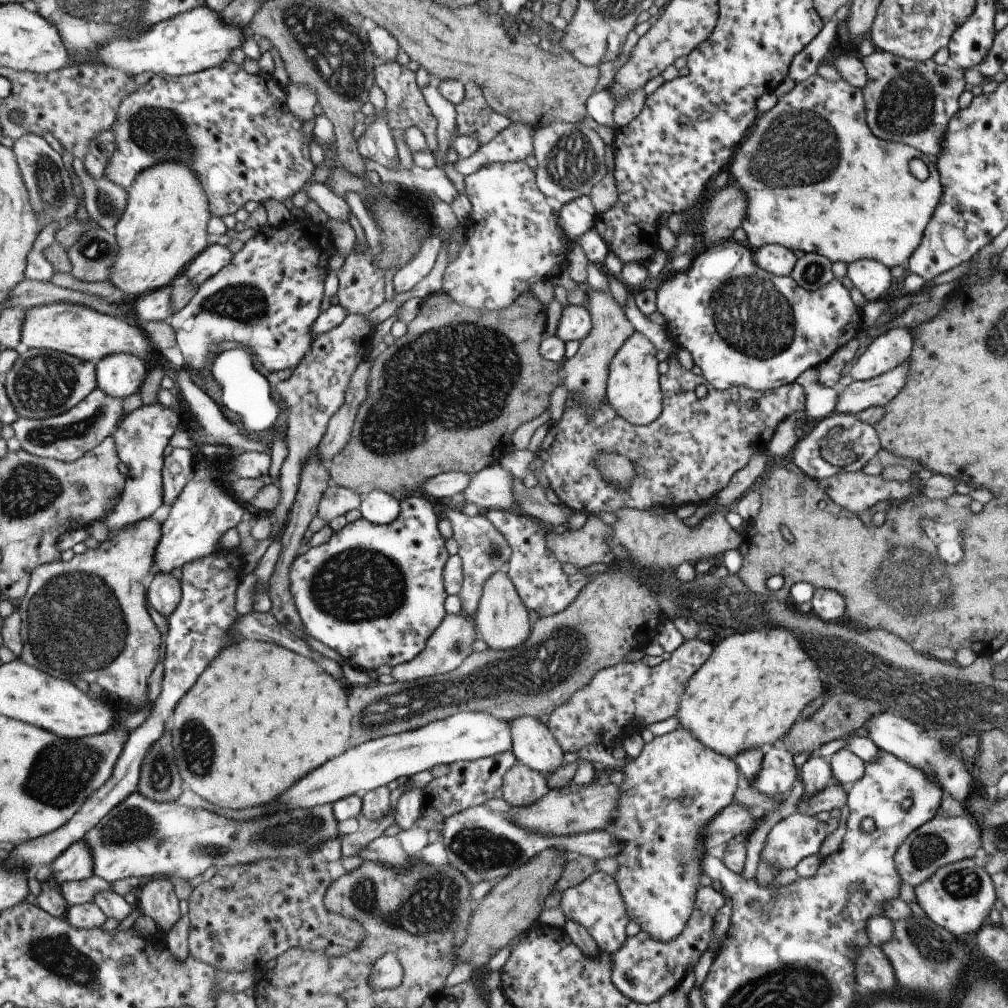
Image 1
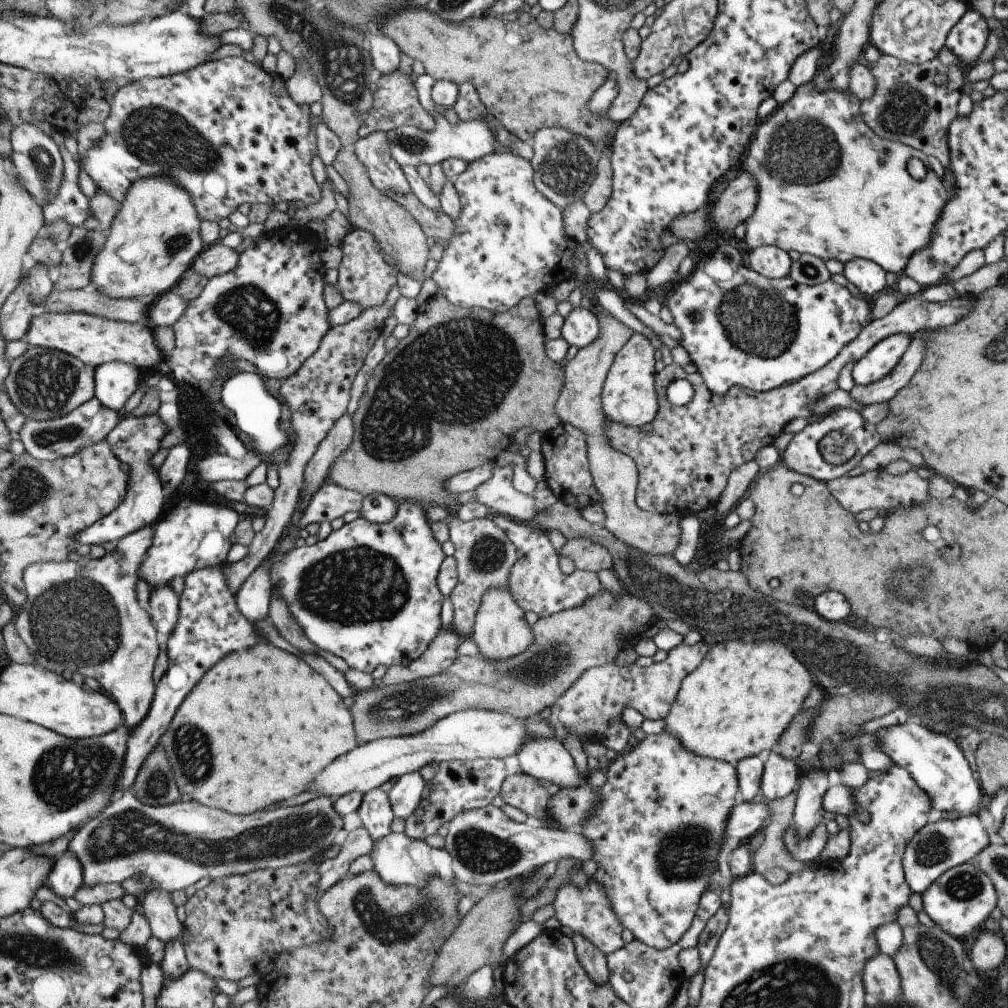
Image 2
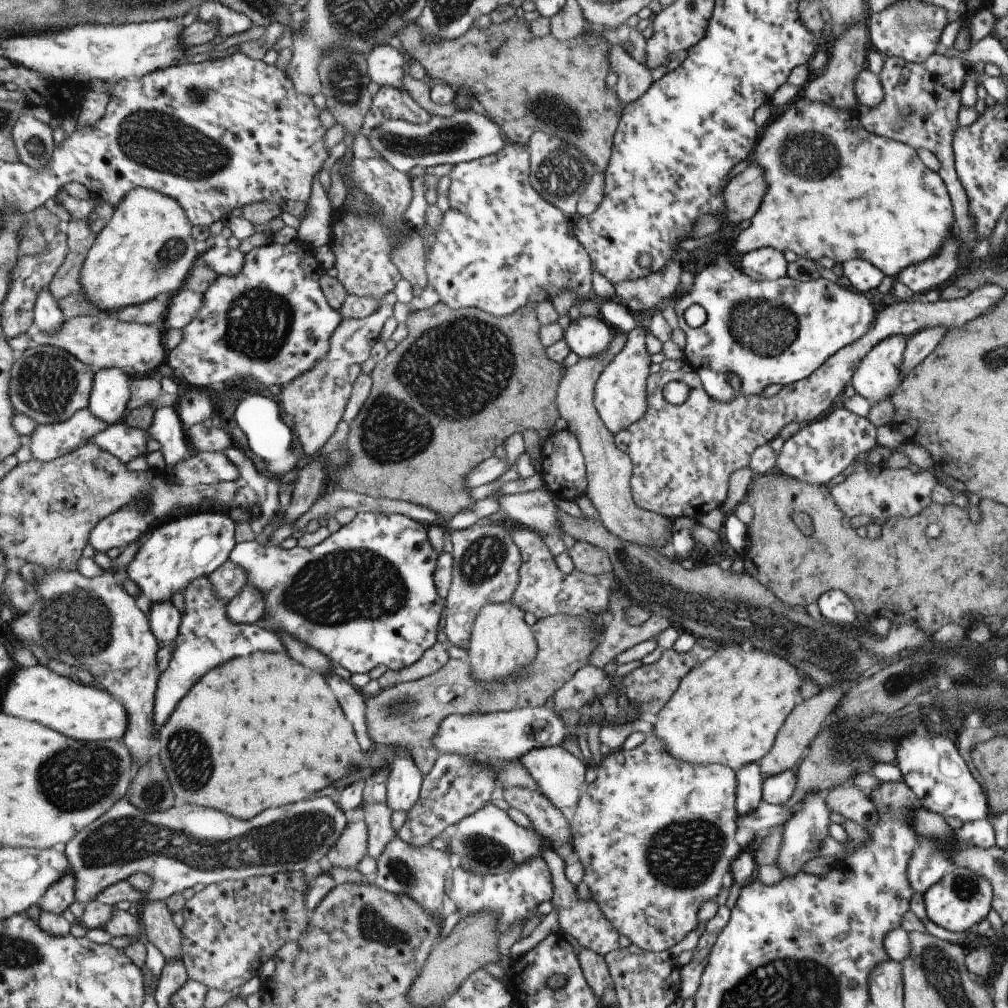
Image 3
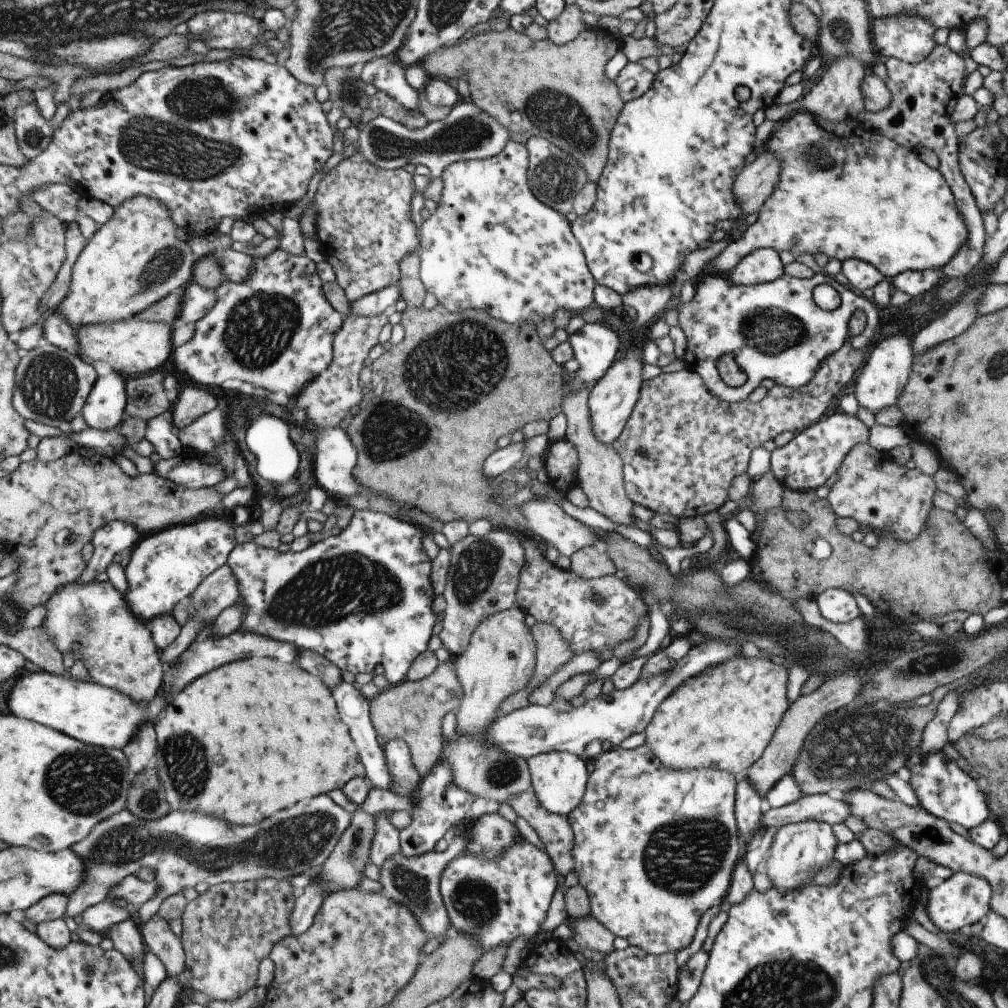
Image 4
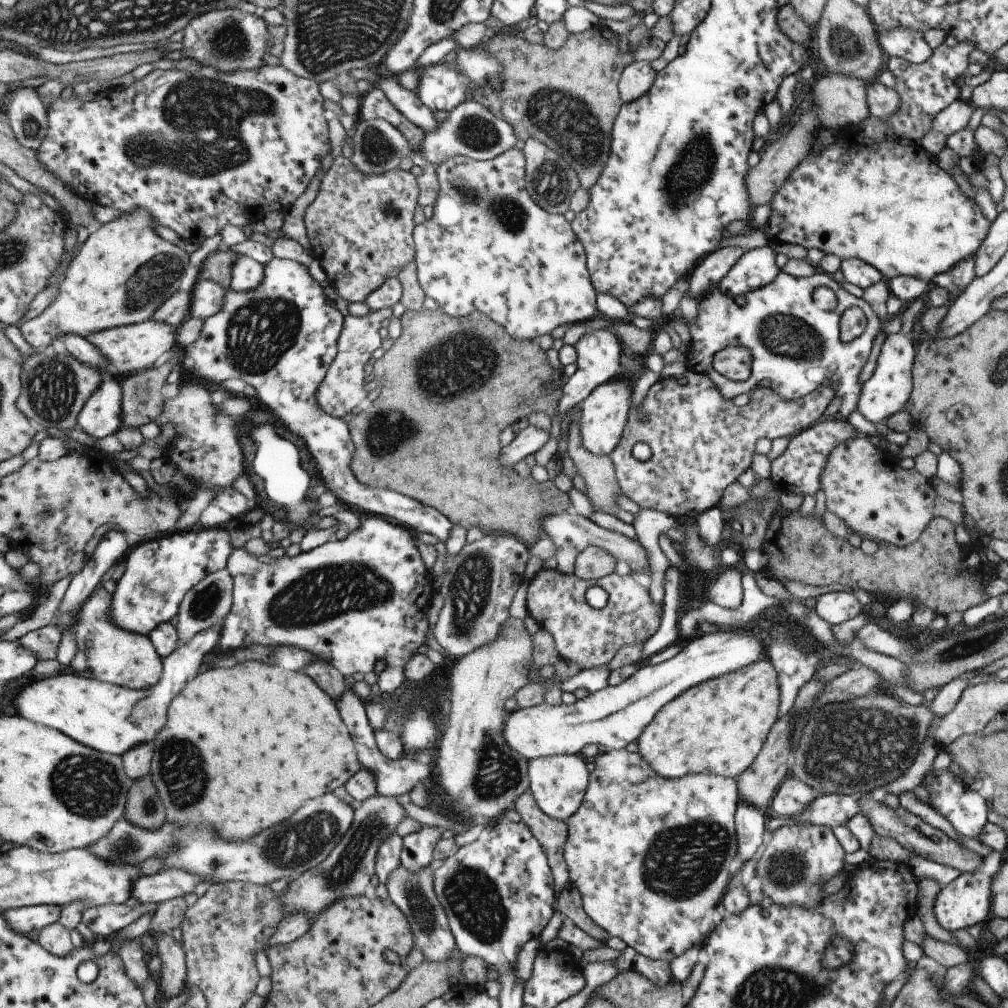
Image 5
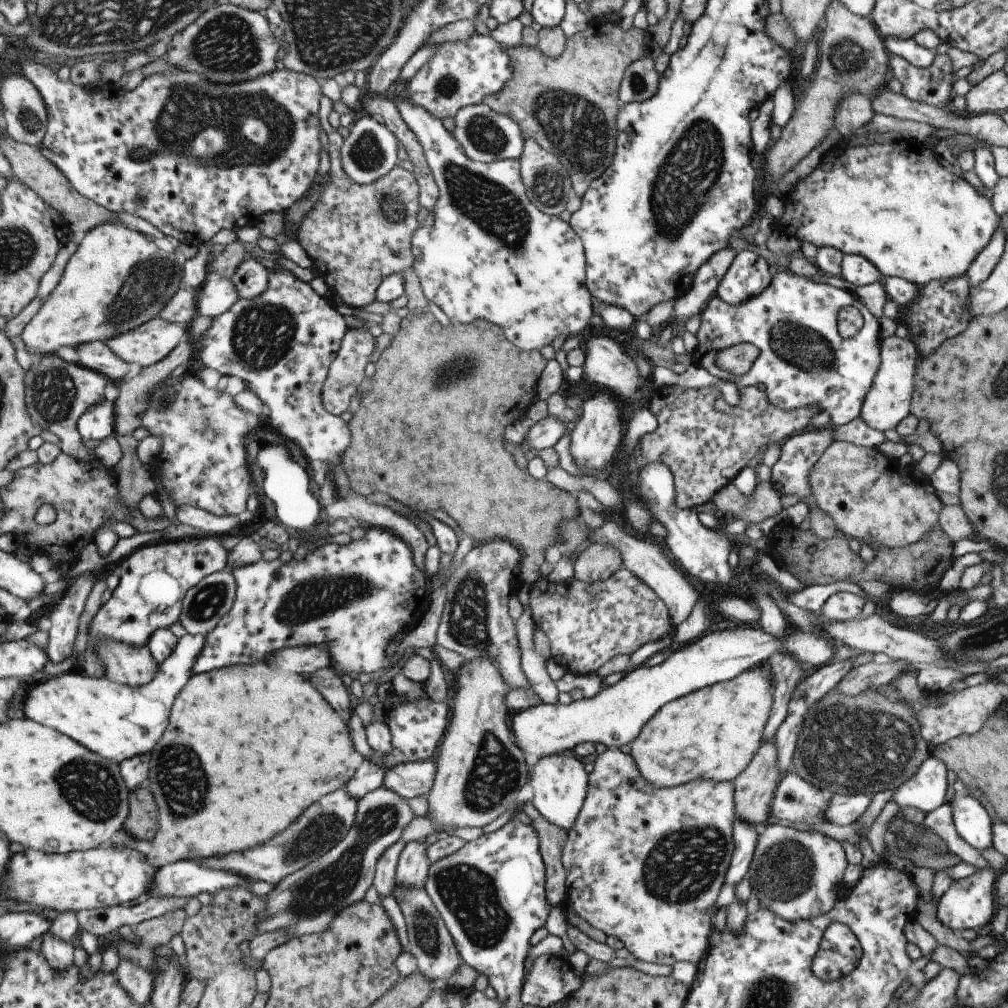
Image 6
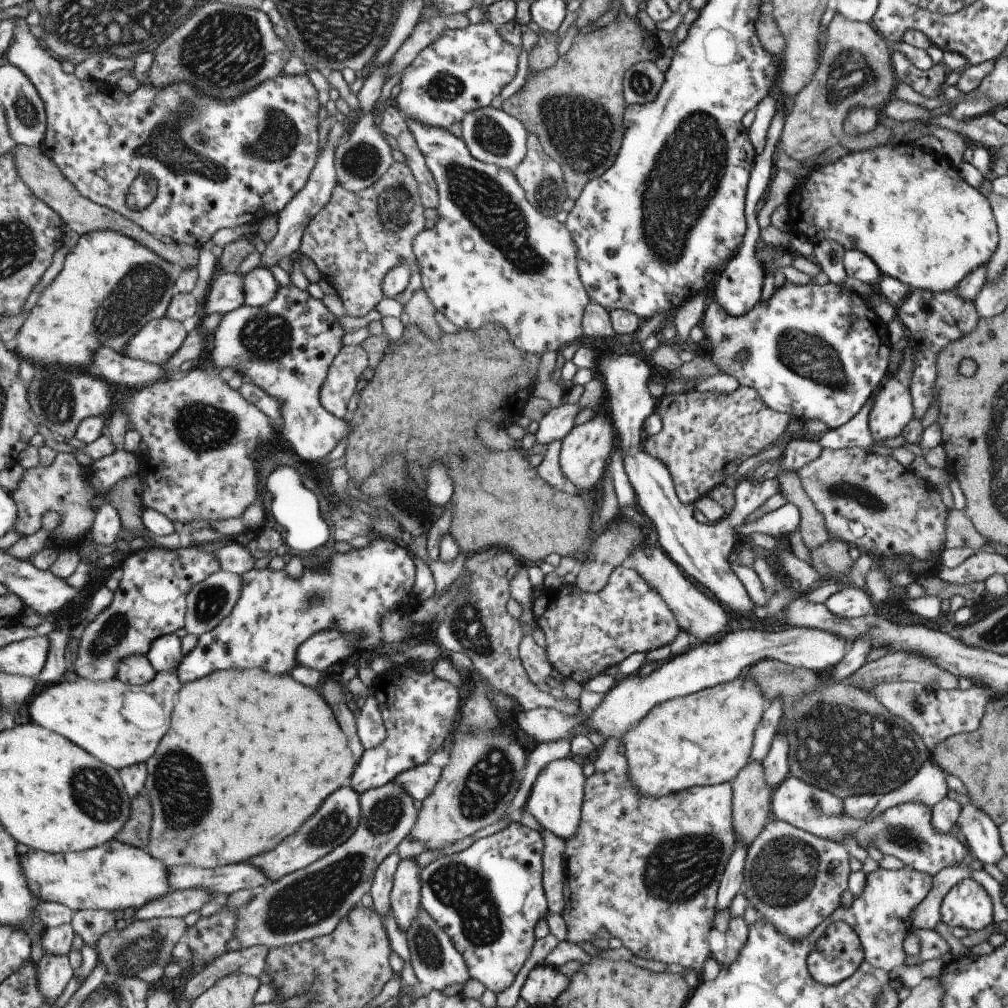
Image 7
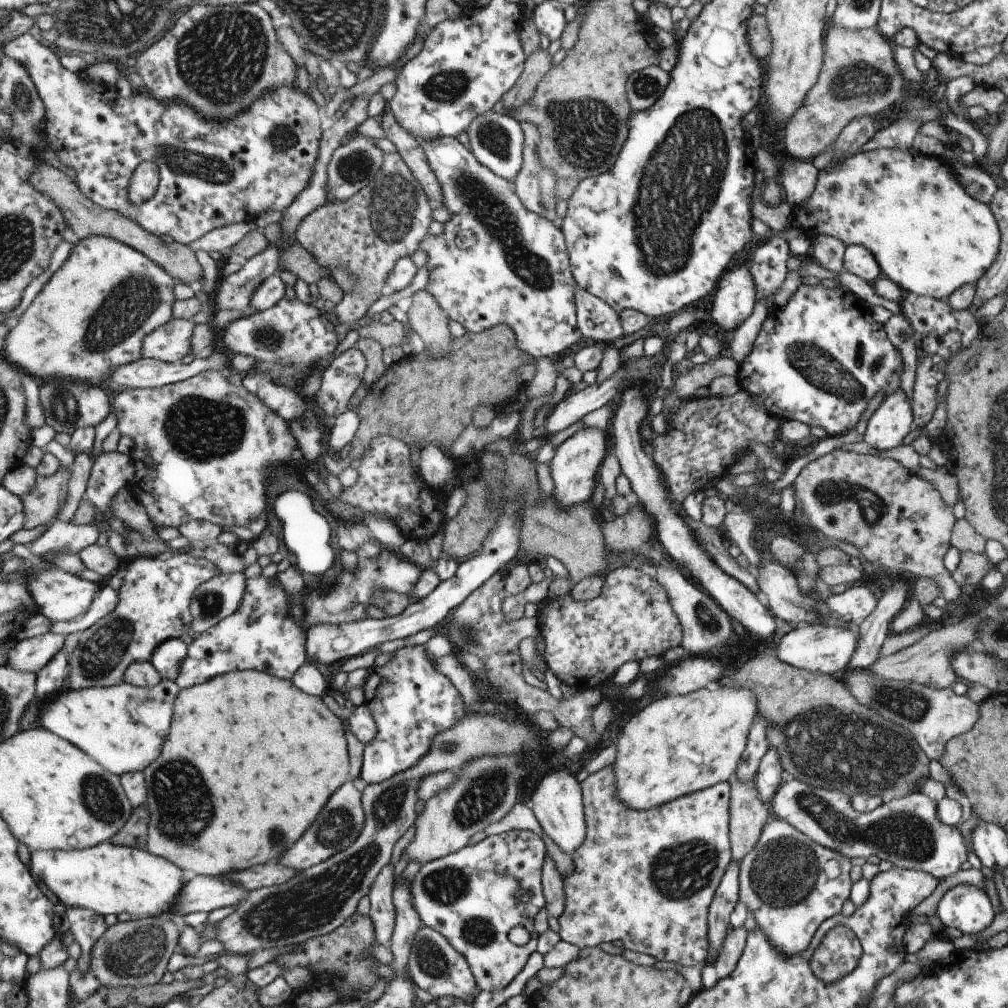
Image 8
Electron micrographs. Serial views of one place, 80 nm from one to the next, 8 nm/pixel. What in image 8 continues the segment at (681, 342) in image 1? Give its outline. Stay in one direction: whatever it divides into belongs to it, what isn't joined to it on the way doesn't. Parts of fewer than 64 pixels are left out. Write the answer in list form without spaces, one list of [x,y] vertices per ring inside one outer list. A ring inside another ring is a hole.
[[[799,285],[796,290],[787,298],[786,302],[780,307],[770,307],[759,328],[759,332],[749,353],[737,364],[736,379],[741,389],[756,396],[765,410],[774,417],[784,421],[799,421],[811,426],[821,426],[827,435],[838,435],[852,426],[855,426],[860,414],[865,410],[867,401],[876,393],[882,392],[884,398],[887,393],[893,393],[899,389],[898,376],[902,369],[902,358],[895,353],[895,348],[888,341],[883,324],[877,323],[871,319],[870,307],[865,301],[856,297],[851,291],[846,291],[838,287],[825,288],[821,285]]]

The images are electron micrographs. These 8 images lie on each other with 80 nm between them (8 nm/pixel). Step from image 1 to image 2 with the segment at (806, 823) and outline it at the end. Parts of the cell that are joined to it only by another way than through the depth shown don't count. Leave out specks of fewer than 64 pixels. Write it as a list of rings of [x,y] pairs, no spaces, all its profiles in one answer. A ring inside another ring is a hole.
[[[821,821],[814,826],[814,829],[810,830],[810,833],[804,839],[796,837],[796,834],[792,833],[791,823],[782,832],[782,841],[787,852],[791,858],[801,861],[817,860],[821,850],[823,850],[823,846],[825,846],[827,837],[825,824]]]

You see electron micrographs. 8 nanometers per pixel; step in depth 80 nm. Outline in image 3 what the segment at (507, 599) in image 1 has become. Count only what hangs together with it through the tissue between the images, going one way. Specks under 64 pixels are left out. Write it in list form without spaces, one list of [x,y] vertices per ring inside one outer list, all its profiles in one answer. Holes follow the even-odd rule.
[[[510,601],[485,604],[477,612],[464,660],[470,664],[472,677],[478,684],[506,679],[535,656],[536,642],[530,626],[523,621],[523,614],[524,611]]]

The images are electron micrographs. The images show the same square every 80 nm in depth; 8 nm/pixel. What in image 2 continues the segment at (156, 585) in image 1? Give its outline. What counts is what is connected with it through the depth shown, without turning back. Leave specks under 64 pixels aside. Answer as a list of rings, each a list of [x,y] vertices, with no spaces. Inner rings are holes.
[[[171,585],[151,589],[149,596],[150,615],[158,632],[170,636],[180,617],[180,598]]]

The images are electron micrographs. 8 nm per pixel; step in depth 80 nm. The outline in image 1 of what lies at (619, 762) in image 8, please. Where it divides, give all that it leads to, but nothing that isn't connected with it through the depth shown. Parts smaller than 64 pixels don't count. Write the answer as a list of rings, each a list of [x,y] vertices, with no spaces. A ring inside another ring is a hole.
[[[775,627],[773,630],[750,630],[741,633],[734,633],[720,640],[712,647],[709,658],[701,665],[699,670],[691,676],[686,684],[686,689],[683,691],[680,703],[676,712],[680,726],[690,730],[696,738],[696,741],[701,742],[703,746],[718,752],[719,754],[733,758],[738,752],[756,748],[760,750],[763,744],[773,743],[777,738],[781,738],[791,728],[791,725],[799,719],[799,712],[807,706],[812,700],[817,697],[825,696],[828,690],[823,685],[823,680],[820,678],[819,669],[813,659],[804,651],[801,641],[792,633],[783,627]]]

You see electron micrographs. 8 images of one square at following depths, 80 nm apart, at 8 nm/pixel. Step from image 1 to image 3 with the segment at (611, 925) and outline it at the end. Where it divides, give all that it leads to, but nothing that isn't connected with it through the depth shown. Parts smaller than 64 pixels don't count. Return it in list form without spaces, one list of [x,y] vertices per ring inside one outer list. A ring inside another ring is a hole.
[[[551,849],[541,850],[541,857],[549,869],[552,878],[552,897],[550,903],[558,914],[557,924],[560,932],[565,932],[575,939],[579,946],[592,950],[595,954],[604,957],[609,951],[618,948],[618,932],[601,914],[593,900],[586,901],[578,898],[574,893],[574,884],[563,874],[564,865],[560,856]]]

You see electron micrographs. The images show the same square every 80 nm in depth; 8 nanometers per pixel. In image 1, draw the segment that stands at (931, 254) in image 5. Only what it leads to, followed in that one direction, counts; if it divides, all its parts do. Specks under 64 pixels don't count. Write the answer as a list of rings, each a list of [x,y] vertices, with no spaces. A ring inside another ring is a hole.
[[[815,73],[808,79],[796,82],[789,92],[778,97],[769,110],[759,114],[754,119],[754,123],[749,128],[744,139],[736,146],[726,169],[730,176],[730,181],[736,184],[740,192],[744,194],[746,211],[741,227],[746,234],[747,245],[751,250],[756,250],[763,245],[776,244],[792,251],[802,250],[805,253],[820,254],[828,258],[832,263],[839,261],[846,265],[851,261],[871,259],[880,262],[888,269],[896,266],[907,266],[908,257],[919,246],[920,238],[924,233],[927,222],[930,221],[931,214],[933,214],[941,194],[942,188],[939,173],[934,163],[930,162],[927,156],[921,154],[915,147],[877,138],[866,125],[866,112],[863,100],[862,90],[852,87],[844,78],[831,82]],[[912,157],[918,157],[925,163],[928,170],[928,177],[925,180],[918,181],[911,176],[909,160]]]

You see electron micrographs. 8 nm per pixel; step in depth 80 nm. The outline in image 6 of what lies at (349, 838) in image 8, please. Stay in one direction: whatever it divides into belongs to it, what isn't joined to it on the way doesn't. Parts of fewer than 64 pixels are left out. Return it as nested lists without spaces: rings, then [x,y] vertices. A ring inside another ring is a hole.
[[[345,788],[339,789],[333,794],[327,794],[327,798],[321,798],[319,802],[315,802],[315,806],[303,818],[299,818],[295,826],[289,826],[287,830],[283,830],[283,834],[277,834],[275,838],[271,838],[267,846],[259,845],[245,852],[215,855],[197,859],[196,862],[210,869],[238,874],[248,879],[251,884],[262,880],[276,886],[290,874],[319,860],[337,846],[353,828],[357,813],[358,800],[353,798]]]

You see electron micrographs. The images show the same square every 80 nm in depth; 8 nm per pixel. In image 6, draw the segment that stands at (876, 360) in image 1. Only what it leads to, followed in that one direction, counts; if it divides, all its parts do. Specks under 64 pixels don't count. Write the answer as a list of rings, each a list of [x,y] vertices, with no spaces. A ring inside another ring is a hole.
[[[890,335],[881,340],[880,361],[870,389],[866,392],[858,416],[872,429],[879,432],[891,430],[910,412],[910,400],[914,389],[914,372],[919,354],[916,346],[906,336]]]

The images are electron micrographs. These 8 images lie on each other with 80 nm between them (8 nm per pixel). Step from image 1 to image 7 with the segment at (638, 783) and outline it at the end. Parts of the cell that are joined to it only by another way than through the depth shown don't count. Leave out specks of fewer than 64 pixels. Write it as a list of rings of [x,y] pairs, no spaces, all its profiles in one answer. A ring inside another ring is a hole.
[[[605,739],[605,744],[603,744],[603,748],[599,752],[599,758],[595,758],[595,762],[593,762],[595,764],[593,773],[586,778],[586,783],[584,784],[578,829],[570,839],[566,840],[565,848],[562,852],[564,866],[562,889],[565,901],[560,916],[566,926],[566,940],[570,943],[578,944],[579,941],[590,942],[593,937],[605,939],[606,941],[609,938],[618,938],[622,946],[637,958],[656,960],[666,965],[673,962],[673,964],[679,964],[683,968],[689,967],[694,970],[701,970],[703,963],[711,953],[709,945],[707,945],[707,933],[712,928],[711,922],[716,913],[718,884],[736,841],[731,824],[732,790],[730,781],[716,785],[697,785],[658,797],[639,794],[628,777],[628,766],[626,765],[624,754],[619,754],[617,749],[615,750],[615,746],[613,746],[615,742],[617,742],[617,739]]]

